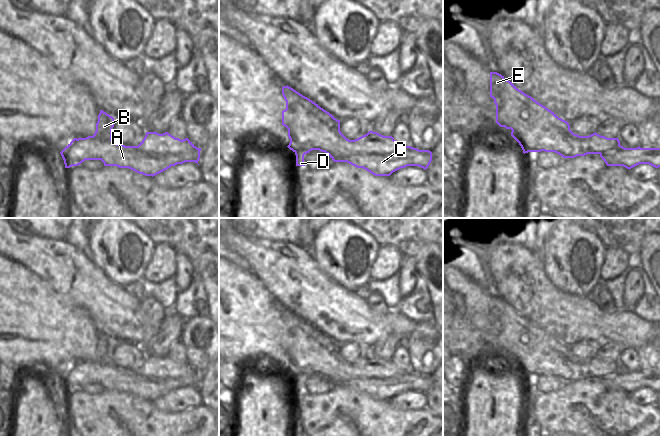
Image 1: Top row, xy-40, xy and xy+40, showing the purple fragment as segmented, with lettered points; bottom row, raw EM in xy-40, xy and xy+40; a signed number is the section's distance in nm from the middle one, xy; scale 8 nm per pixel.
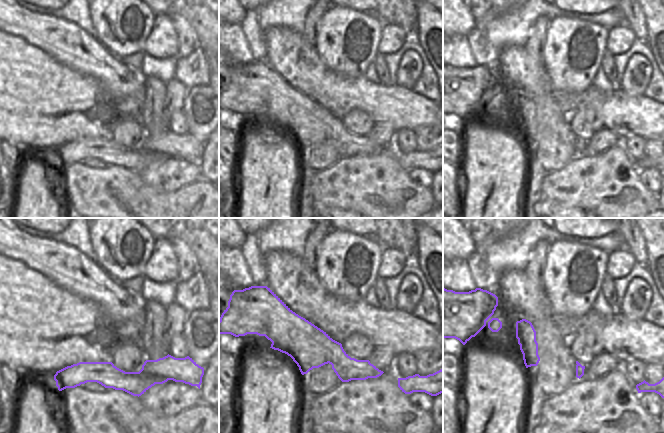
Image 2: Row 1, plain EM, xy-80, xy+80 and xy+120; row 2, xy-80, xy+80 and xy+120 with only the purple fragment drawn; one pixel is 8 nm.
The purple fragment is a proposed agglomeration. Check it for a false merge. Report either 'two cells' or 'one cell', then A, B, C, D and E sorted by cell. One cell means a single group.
two cells; A C D / B E

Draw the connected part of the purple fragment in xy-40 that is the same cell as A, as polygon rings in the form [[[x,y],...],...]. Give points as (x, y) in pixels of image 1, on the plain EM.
[[[78,362],[60,376],[65,392],[78,390],[85,384],[101,384],[104,390],[129,392],[145,400],[155,400],[171,390],[185,386],[198,388],[200,378],[147,378],[138,370],[125,370],[113,364]]]

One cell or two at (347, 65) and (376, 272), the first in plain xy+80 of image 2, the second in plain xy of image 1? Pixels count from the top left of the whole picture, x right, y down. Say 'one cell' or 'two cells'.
two cells

